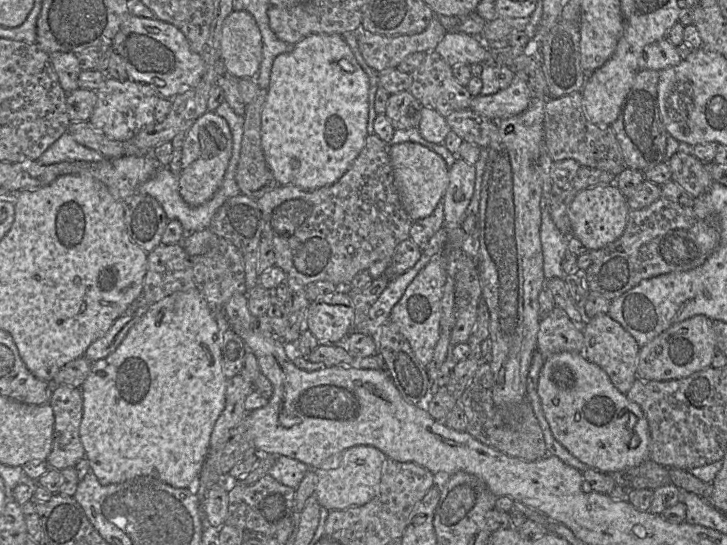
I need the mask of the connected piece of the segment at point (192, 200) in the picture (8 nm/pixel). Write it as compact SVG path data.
M207 111L188 130L182 147L179 193L191 207L197 207L212 198L223 182L232 156L232 133L227 121L215 112Z

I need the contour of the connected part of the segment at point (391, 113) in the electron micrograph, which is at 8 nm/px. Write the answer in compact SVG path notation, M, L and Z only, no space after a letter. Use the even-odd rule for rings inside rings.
M406 90L389 96L385 114L395 130L417 128L422 108L422 104Z

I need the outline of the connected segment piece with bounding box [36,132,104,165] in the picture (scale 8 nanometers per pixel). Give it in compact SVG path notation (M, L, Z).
M65 132L36 161L41 165L72 161L96 163L103 158L100 153L77 143L68 132Z

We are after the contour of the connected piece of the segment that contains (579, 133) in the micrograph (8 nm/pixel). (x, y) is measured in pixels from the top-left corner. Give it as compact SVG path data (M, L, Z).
M573 92L559 98L548 98L544 111L544 142L553 161L574 159L581 166L619 175L627 168L619 142L611 125L590 122L583 110L583 95Z

